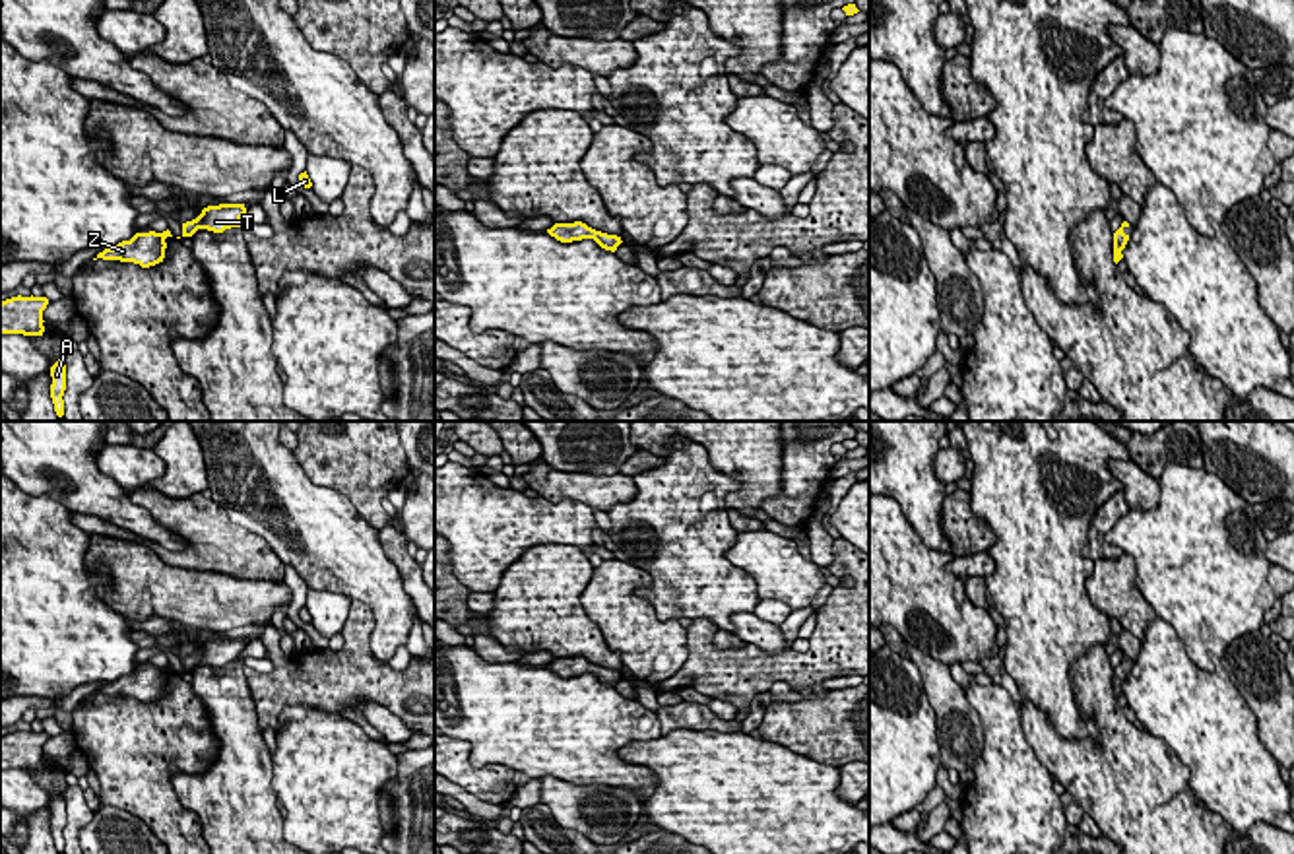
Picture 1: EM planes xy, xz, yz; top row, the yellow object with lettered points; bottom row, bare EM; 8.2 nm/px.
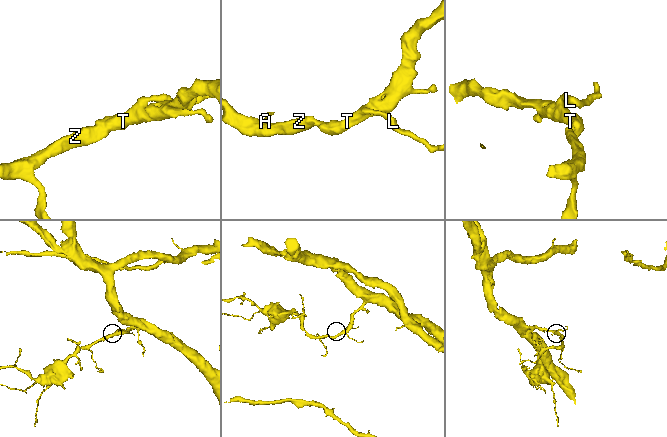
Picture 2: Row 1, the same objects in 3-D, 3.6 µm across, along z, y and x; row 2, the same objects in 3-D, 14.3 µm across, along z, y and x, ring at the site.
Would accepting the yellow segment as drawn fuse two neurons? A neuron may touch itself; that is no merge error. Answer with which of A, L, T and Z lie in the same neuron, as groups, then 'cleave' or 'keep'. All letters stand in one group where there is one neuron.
A L T Z; keep

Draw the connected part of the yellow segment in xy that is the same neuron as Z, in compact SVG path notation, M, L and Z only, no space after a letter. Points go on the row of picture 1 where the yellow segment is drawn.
M169 229L163 233L136 233L130 241L122 241L113 248L105 248L93 260L120 260L140 264L142 268L149 268L163 262L167 237L173 237Z

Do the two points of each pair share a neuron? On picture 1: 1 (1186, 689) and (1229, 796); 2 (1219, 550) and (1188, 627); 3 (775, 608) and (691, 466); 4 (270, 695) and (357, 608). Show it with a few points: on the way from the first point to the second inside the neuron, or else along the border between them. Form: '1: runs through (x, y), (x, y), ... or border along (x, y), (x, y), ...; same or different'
1: runs through (1201, 717), (1215, 734), (1229, 769); same
2: runs through (1199, 569), (1188, 581), (1188, 608); same
3: border along (761, 600), (753, 612); different
4: runs through (301, 682), (323, 680), (355, 647), (355, 639); same

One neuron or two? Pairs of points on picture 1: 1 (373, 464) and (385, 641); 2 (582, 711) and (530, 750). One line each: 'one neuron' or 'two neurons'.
1: two neurons
2: one neuron

